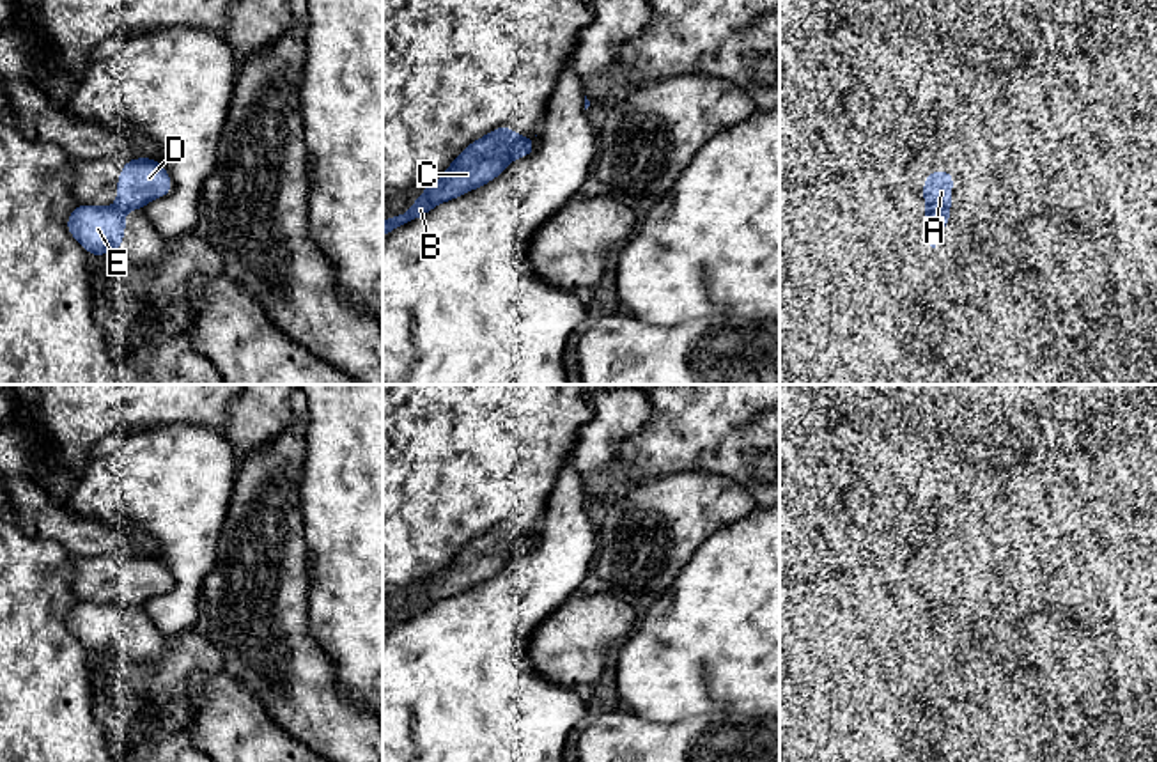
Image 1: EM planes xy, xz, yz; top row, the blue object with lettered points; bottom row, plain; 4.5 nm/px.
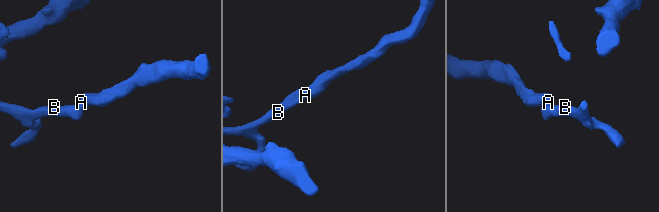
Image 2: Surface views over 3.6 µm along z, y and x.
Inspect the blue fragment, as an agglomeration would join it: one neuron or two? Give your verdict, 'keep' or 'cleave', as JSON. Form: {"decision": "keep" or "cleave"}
{"decision": "cleave"}

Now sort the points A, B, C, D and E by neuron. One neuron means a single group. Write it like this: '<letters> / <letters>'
A D / B C E

